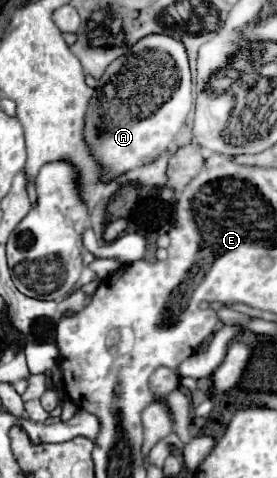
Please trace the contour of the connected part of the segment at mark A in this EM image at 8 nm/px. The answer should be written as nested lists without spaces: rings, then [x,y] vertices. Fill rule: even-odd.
[[[150,34],[130,48],[130,54],[116,58],[100,78],[98,94],[88,104],[84,120],[84,140],[92,150],[96,164],[102,168],[100,182],[110,182],[120,174],[126,174],[138,166],[154,162],[160,154],[166,152],[174,136],[184,126],[190,108],[192,108],[192,84],[190,68],[182,42],[172,40],[164,34]]]

